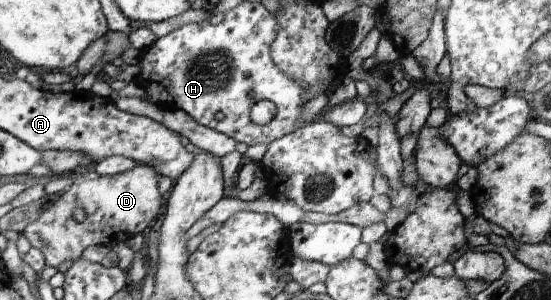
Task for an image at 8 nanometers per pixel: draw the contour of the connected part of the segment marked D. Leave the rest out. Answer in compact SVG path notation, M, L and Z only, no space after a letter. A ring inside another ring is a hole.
M136 163L133 169L117 175L101 177L83 174L62 197L49 207L40 208L39 217L21 234L24 234L30 247L42 251L47 265L57 268L63 262L80 260L87 247L113 247L121 239L141 234L159 214L161 204L163 194L159 192L159 170L149 163ZM77 208L85 211L83 222L77 222L73 218L73 212Z

